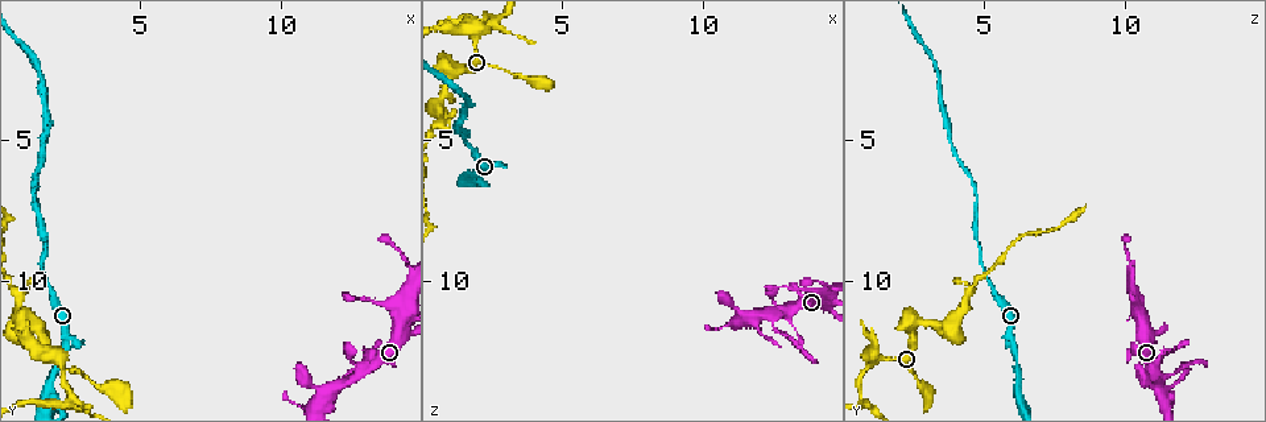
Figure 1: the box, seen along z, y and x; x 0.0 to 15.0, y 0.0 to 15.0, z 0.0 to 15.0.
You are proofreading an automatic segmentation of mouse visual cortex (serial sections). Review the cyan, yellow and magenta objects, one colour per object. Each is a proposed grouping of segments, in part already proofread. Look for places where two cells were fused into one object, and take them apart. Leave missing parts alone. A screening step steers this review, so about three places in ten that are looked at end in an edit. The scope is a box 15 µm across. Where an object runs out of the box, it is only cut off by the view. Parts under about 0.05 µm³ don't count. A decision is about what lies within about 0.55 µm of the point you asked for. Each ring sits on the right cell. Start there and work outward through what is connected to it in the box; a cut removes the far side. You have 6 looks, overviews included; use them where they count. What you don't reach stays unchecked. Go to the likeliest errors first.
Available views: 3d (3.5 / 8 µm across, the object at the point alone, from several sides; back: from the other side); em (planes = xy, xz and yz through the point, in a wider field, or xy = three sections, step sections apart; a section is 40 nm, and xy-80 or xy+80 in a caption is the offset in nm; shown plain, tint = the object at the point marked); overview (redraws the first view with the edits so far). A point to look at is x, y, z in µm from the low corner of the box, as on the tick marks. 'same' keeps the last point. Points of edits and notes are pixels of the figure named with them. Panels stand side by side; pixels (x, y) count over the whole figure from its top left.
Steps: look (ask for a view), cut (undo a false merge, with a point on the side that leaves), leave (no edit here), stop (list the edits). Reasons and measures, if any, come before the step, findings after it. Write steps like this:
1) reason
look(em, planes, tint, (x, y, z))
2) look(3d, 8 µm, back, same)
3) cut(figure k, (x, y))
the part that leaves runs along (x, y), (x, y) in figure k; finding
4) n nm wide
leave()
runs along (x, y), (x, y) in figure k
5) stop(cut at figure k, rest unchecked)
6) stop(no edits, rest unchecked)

sharp bend
look(3d, 3.5 µm, (1.8, 14.3, 6.3))

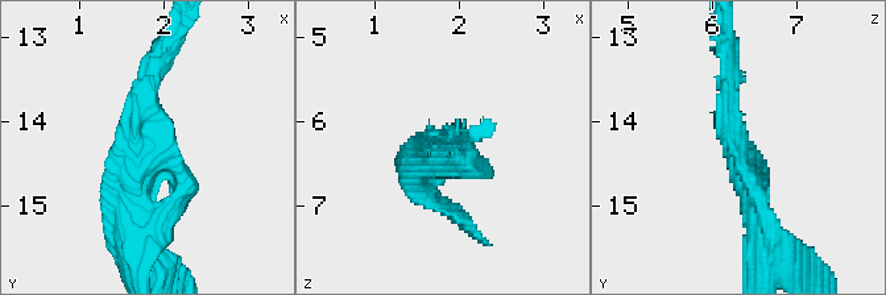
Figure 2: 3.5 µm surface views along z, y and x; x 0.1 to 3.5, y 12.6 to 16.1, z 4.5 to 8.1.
cut(figure 2, (164, 223))
a second cell is stuck on

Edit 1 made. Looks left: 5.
see it whole again
look(overview)

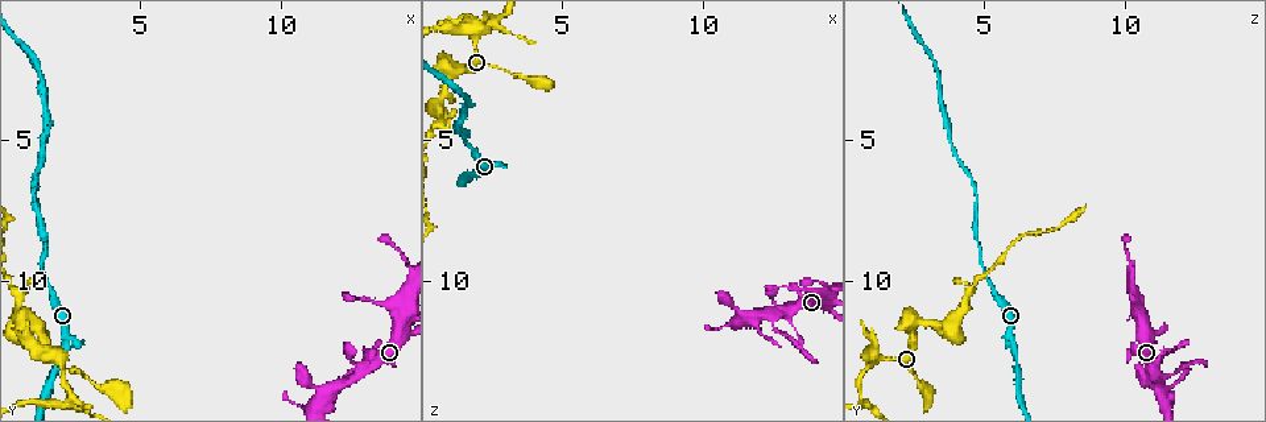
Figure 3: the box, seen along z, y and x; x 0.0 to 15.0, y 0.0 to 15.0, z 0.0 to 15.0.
arms part here
look(3d, 3.5 µm, (1.3, 11.6, 2.4))

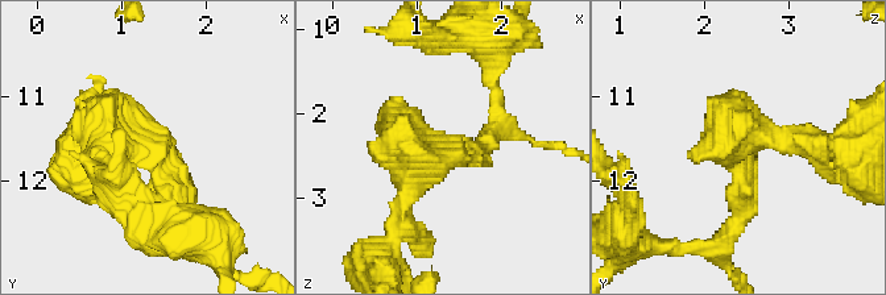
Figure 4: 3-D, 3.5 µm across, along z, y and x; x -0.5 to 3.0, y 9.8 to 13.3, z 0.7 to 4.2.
need the tissue
look(em, xy, step 3, tint, (1.15, 11.50, 2.50))

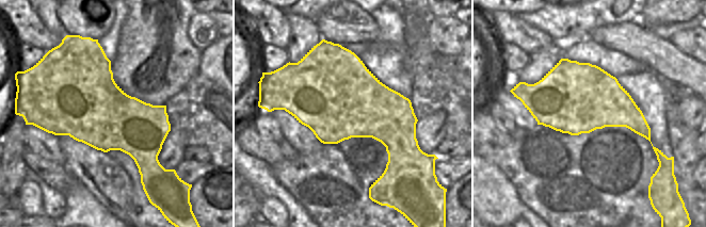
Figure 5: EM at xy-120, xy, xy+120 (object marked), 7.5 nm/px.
leave()
runs along (476, 152), (412, 169), (400, 227) in figure 4; all the same cell

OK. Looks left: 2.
small branch off a trunk
look(3d, 3.5 µm, (12.7, 13.6, 11.2))

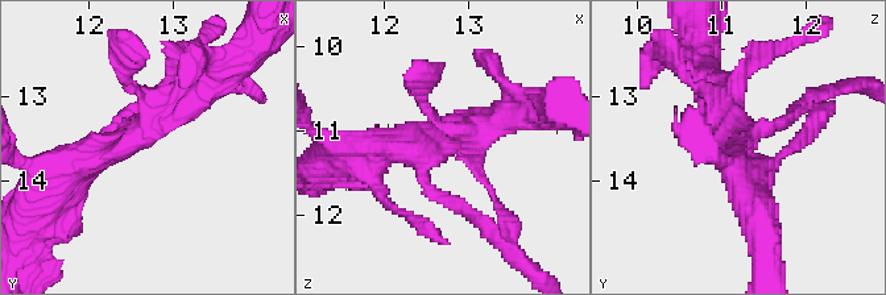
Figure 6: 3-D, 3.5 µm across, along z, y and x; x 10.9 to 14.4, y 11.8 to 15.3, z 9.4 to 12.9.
4 arms; arms of 150, 150, 350, 400 nm; shape alone is not enough
look(em, xy, step 2, tint, (12.60, 13.50, 11.15))

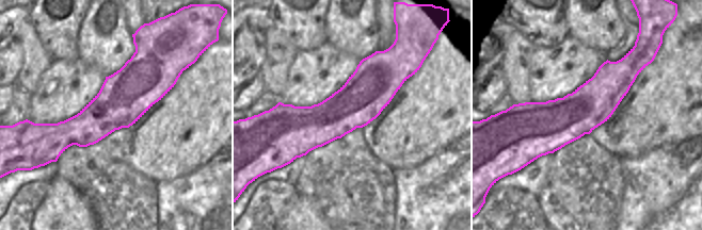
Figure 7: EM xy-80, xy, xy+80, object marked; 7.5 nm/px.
leave()
runs along (207, 83), (135, 140), (66, 171) in figure 6; one cell here

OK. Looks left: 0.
stop(cut at figure 2, rest unchecked)

